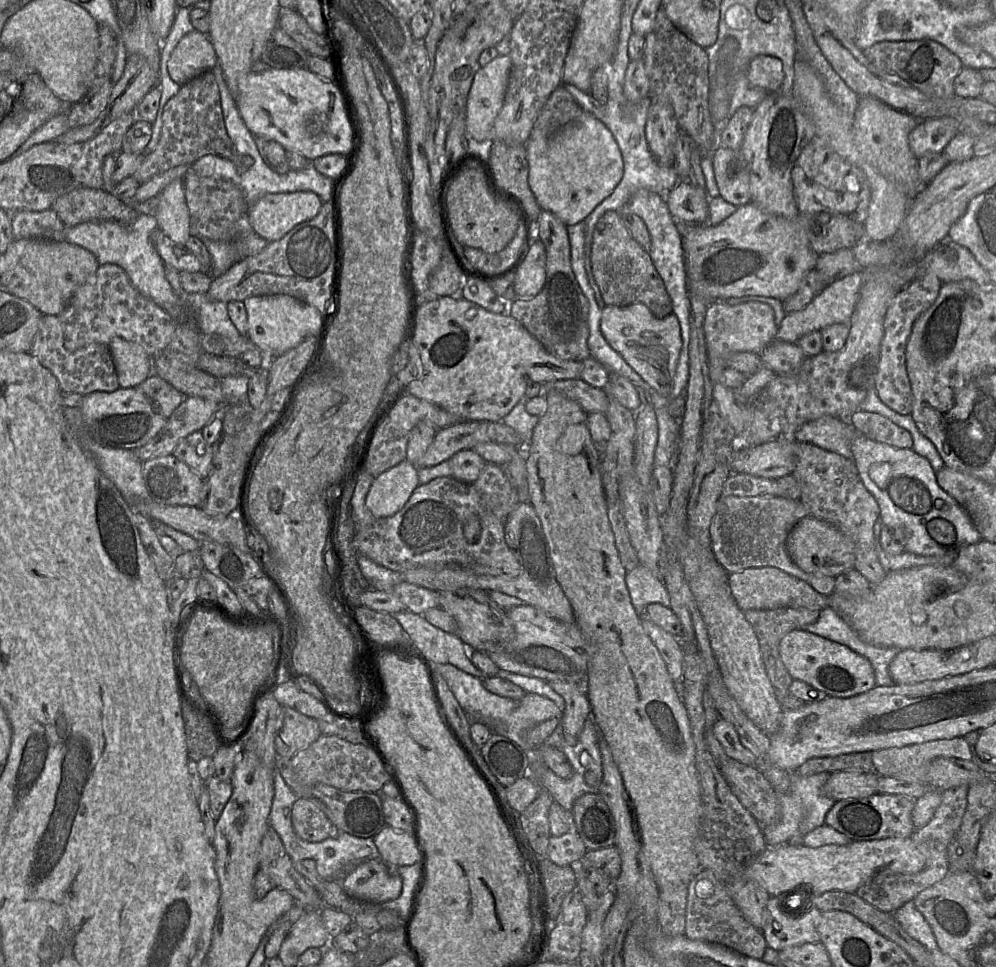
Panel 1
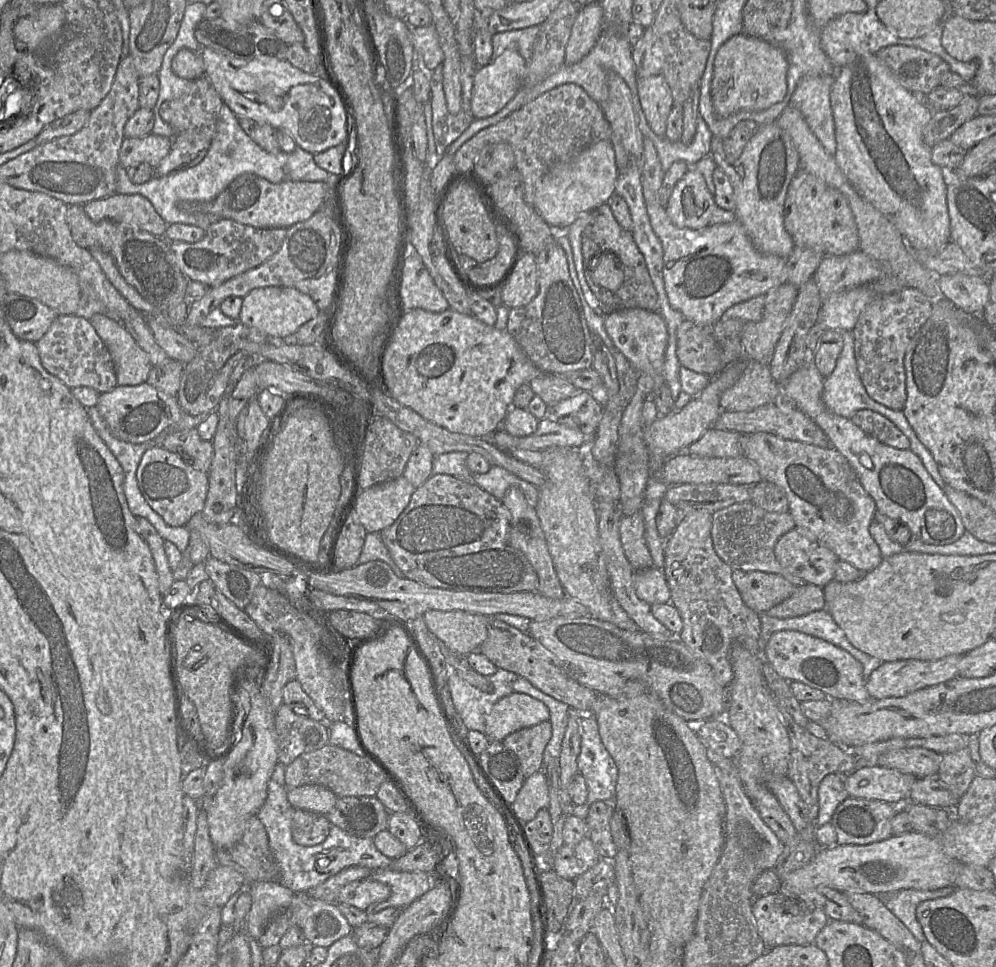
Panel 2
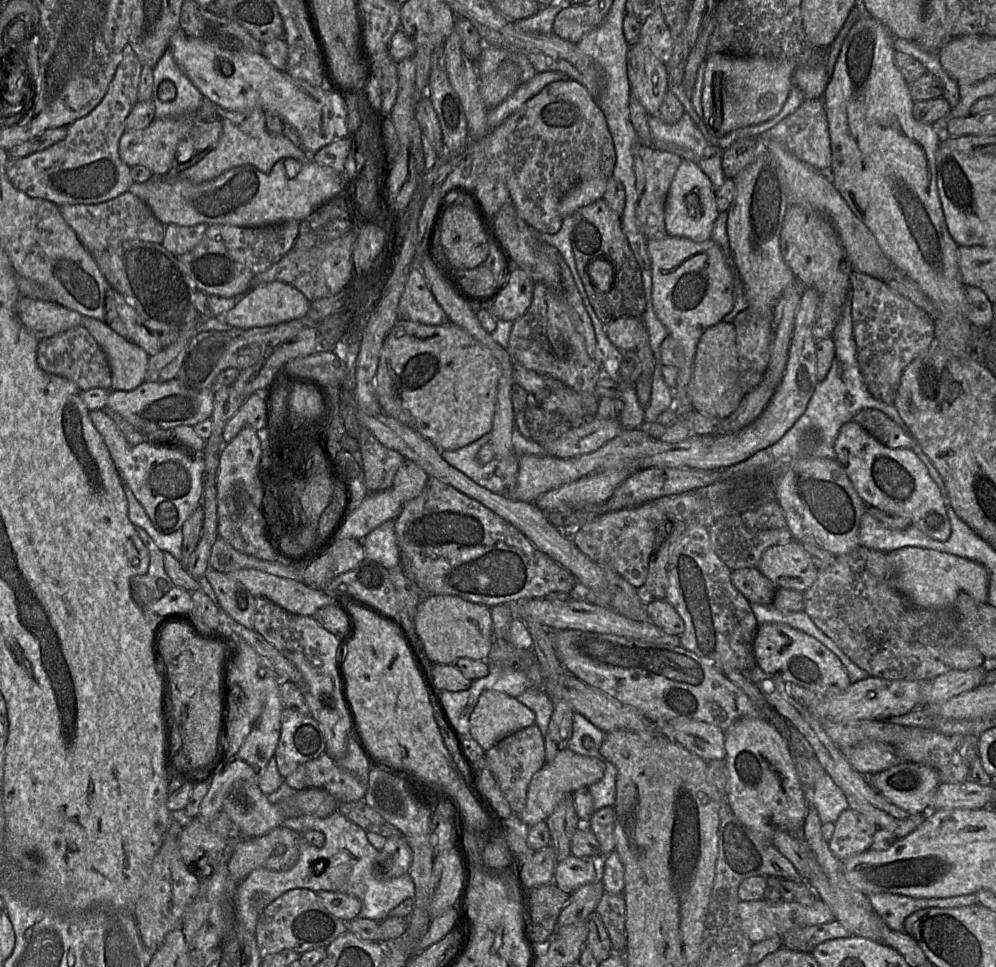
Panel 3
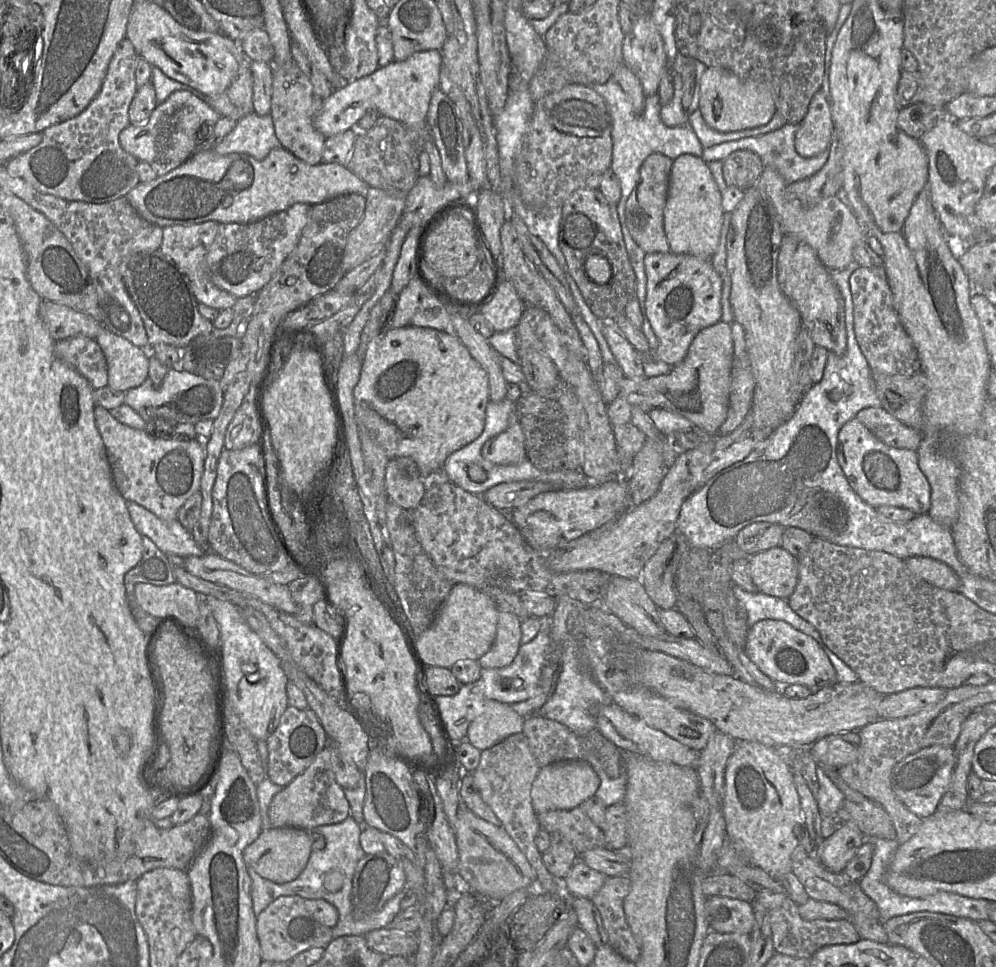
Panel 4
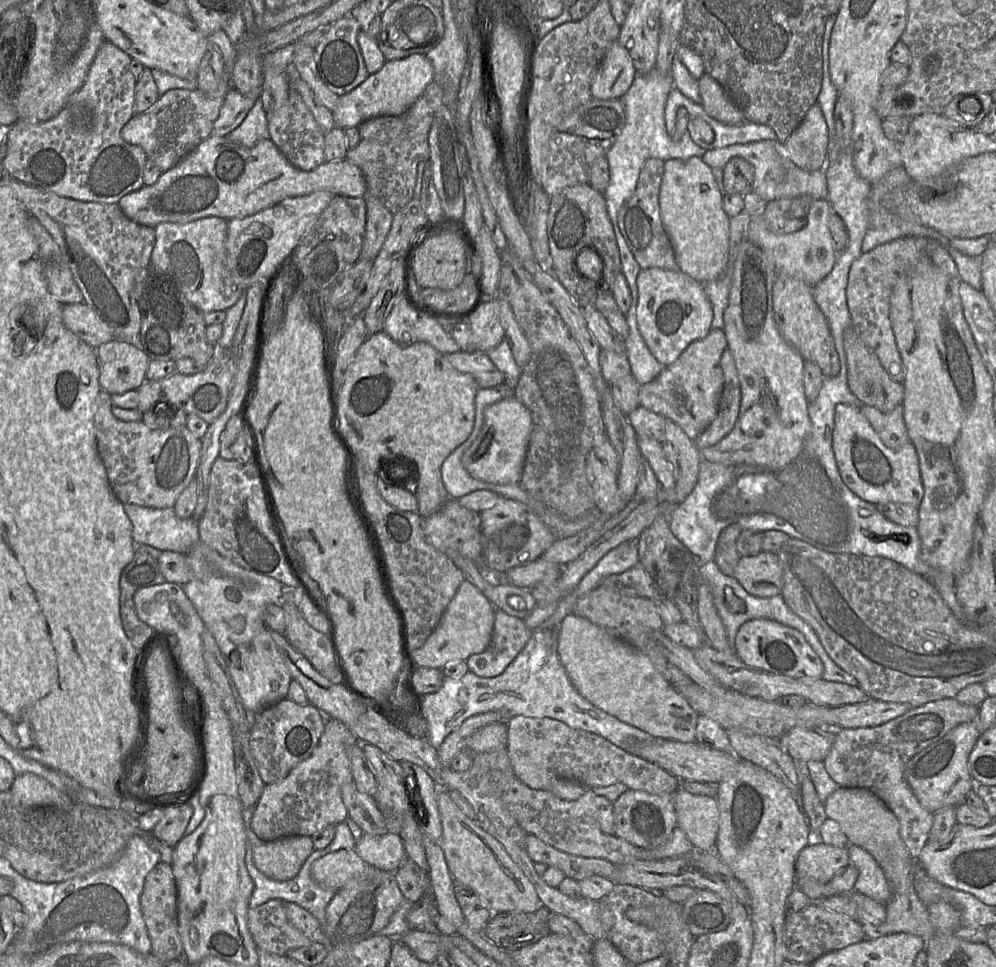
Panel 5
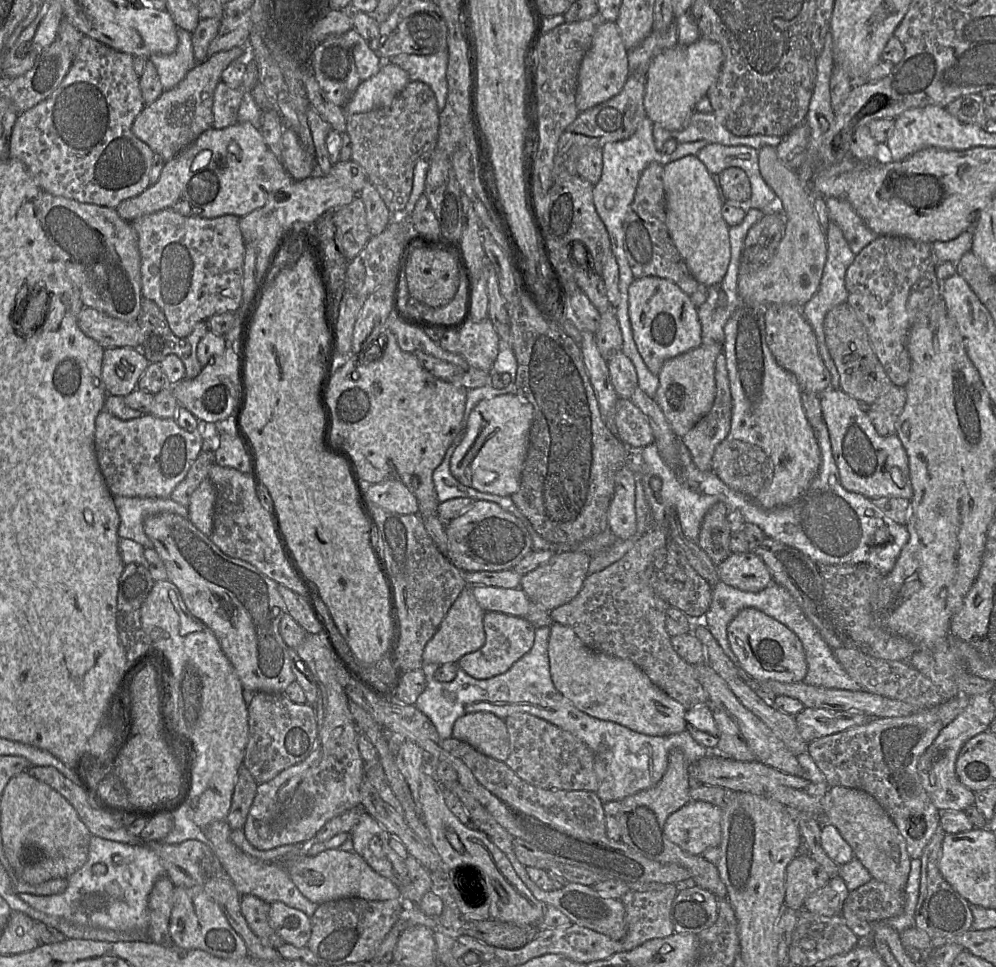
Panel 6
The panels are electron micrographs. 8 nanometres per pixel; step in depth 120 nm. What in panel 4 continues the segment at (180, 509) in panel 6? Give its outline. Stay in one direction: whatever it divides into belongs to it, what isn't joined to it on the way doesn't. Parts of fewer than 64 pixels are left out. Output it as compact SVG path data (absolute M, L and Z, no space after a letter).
M126 501L126 506L136 530L141 535L148 537L163 553L181 557L203 556L207 553L207 546L199 546L196 544L192 532L185 529L177 519L171 521L162 520L154 513L133 501Z

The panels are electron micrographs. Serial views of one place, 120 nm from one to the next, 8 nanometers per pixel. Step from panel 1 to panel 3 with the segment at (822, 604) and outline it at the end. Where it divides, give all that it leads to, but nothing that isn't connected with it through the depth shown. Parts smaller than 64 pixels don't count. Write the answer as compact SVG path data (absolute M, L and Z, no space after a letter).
M756 568L732 569L731 581L749 602L756 604L773 604L777 591L773 582Z

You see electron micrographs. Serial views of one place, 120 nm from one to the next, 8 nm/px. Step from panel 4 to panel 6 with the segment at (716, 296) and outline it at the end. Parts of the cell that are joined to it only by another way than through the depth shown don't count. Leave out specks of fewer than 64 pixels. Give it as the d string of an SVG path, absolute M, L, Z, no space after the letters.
M655 276L635 279L629 286L628 303L634 342L654 375L659 375L667 360L702 344L698 308L672 281Z

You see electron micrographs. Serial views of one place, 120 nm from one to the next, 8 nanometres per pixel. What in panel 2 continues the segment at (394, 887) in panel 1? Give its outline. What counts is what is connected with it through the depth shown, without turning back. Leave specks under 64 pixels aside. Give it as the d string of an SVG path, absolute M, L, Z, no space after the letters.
M357 880L343 886L336 902L354 906L365 911L370 905L390 897L389 886L374 880Z

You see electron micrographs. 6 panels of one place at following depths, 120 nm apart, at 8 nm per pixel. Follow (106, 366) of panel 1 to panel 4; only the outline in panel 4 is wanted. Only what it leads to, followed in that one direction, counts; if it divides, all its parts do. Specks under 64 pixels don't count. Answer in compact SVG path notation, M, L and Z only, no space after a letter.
M75 335L57 340L54 354L83 376L93 389L107 386L106 360L94 339Z

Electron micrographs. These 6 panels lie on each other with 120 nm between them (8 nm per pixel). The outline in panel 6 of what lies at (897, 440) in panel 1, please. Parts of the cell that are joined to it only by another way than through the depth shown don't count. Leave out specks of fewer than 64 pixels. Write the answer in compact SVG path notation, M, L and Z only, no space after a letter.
M893 385L890 390L868 405L868 416L881 436L894 435L896 421L906 403L904 386Z

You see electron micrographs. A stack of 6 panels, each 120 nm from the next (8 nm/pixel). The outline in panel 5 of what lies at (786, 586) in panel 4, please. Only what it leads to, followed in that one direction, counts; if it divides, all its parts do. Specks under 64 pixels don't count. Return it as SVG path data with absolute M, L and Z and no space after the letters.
M761 551L755 555L741 556L733 577L751 595L782 595L783 569L776 552Z

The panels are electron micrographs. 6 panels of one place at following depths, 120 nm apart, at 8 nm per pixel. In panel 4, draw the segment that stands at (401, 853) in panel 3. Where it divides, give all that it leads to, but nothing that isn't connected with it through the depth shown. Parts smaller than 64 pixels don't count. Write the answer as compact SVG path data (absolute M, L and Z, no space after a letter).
M388 852L366 854L357 864L352 878L350 902L355 920L364 920L379 912L386 902L405 889L406 877L400 863Z

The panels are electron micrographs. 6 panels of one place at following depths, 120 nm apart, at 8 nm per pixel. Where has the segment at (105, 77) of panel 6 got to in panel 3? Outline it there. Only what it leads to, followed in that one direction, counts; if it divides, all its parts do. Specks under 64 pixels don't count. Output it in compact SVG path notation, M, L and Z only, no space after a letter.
M128 43L123 48L122 59L117 66L102 101L85 117L67 127L67 135L47 149L21 158L8 158L6 174L12 185L32 198L41 198L58 206L66 204L98 204L127 192L134 183L131 167L119 155L119 141L126 131L126 118L138 102L138 86L142 70L137 55Z

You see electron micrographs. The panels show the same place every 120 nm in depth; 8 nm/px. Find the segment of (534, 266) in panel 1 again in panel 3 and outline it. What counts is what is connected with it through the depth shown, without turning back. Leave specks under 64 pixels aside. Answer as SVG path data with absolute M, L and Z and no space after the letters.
M514 267L506 287L490 307L490 313L497 320L516 321L524 315L531 304L534 284L524 270Z

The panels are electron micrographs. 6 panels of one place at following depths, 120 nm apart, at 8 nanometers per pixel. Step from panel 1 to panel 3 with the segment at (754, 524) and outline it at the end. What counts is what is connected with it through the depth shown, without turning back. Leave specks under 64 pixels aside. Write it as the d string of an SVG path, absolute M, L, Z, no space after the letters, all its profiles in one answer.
M730 514L717 519L709 527L710 542L717 556L732 570L756 568L764 552L770 547L783 544L793 539L787 526L779 529L754 531L743 522L741 515Z

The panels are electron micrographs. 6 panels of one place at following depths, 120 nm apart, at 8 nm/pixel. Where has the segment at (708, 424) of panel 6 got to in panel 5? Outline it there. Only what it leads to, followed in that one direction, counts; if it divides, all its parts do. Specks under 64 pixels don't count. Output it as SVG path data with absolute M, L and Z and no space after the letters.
M726 348L721 357L723 371L723 390L718 412L710 425L696 438L694 443L700 450L717 444L734 428L741 406L741 385L735 359L732 352Z

